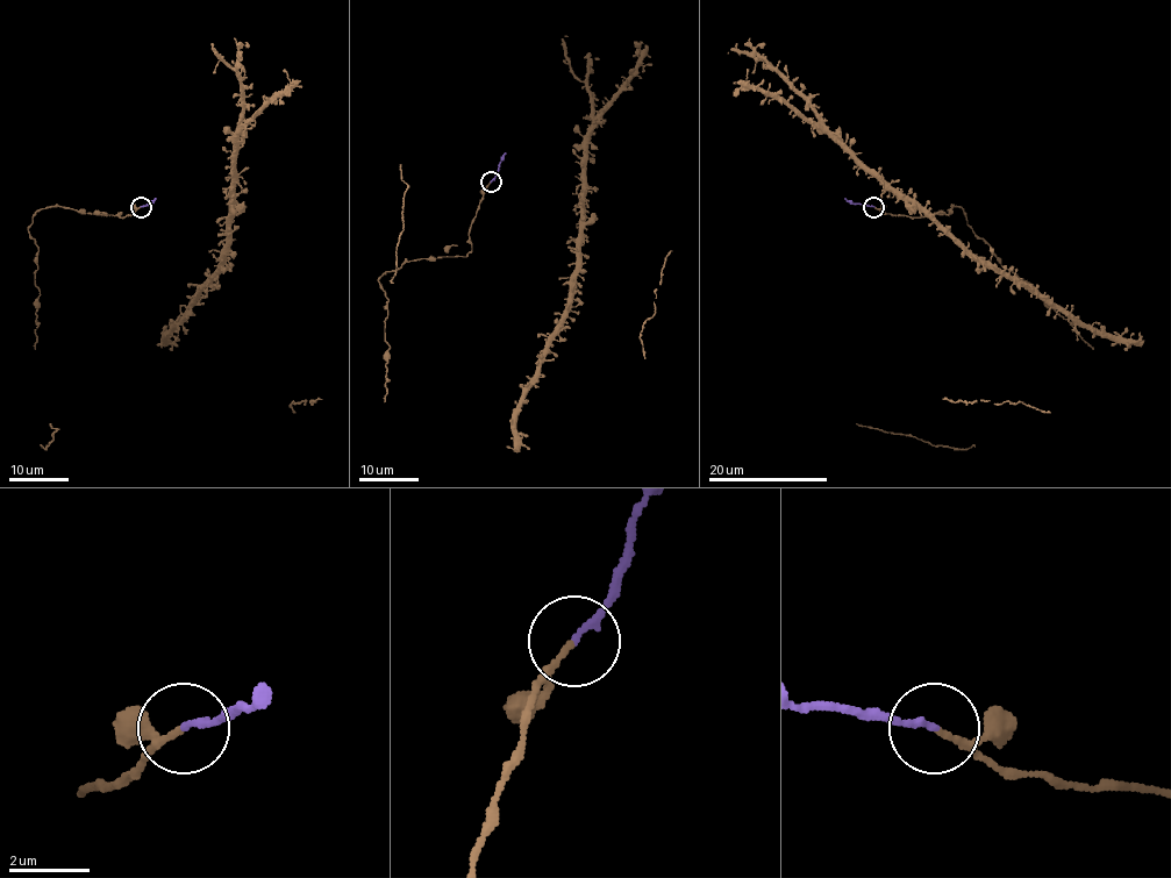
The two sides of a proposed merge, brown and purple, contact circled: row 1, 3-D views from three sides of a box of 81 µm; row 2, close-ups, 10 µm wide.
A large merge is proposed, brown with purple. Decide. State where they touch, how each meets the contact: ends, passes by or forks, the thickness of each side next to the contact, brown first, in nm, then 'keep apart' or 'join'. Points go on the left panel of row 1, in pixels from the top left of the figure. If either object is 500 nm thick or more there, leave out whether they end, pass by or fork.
at (141, 207); brown ends there; purple ends there; 140 nm thick on the brown side, 170 nm on the other; keep apart

